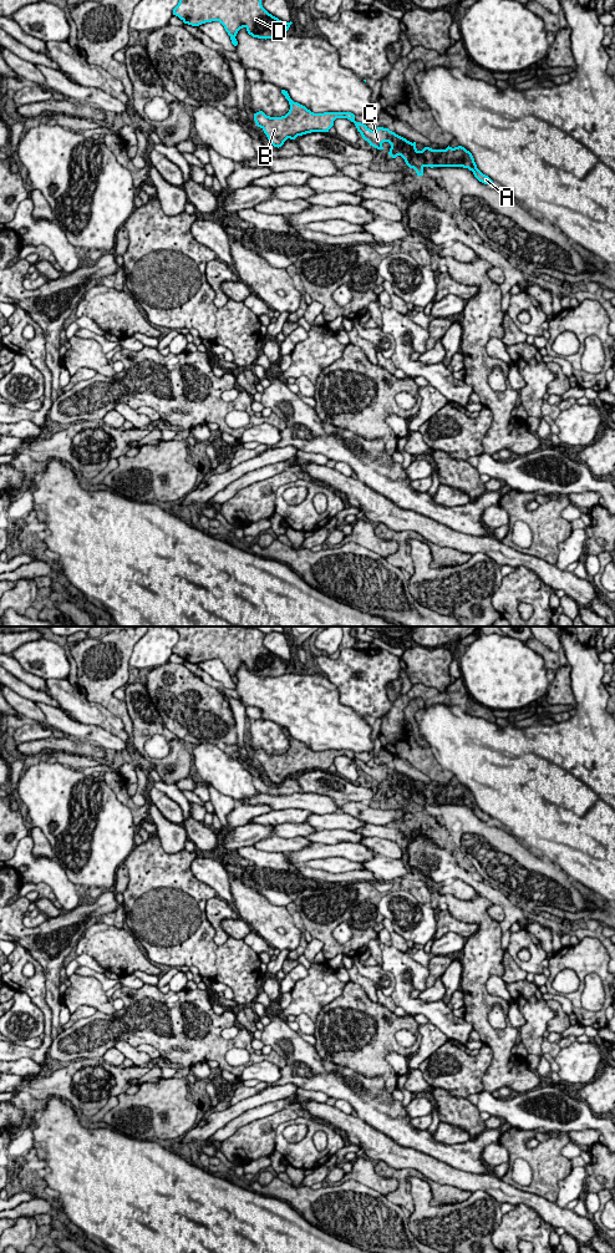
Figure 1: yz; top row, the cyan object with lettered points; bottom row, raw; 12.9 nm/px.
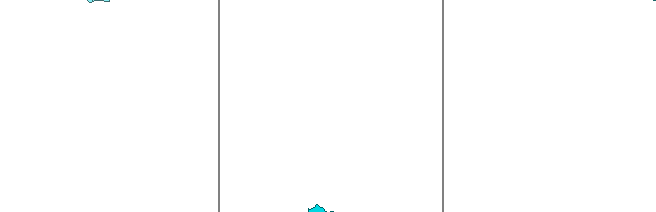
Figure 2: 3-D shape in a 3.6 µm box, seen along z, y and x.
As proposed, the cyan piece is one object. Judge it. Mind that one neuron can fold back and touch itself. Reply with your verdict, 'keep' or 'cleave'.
keep

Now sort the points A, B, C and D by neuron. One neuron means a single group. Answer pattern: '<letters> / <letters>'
A B C D

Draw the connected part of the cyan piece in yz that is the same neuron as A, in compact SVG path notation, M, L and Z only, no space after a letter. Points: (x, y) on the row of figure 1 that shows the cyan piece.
M281 90L281 93L290 105L290 110L285 116L270 117L263 111L254 113L256 126L264 131L274 147L281 147L288 138L295 139L298 136L311 132L329 132L336 118L347 118L355 123L357 131L370 146L383 149L382 143L388 142L391 144L388 154L392 158L401 156L406 164L416 171L418 177L423 176L425 167L463 167L472 171L479 182L494 186L493 181L477 168L472 153L462 146L454 148L448 146L446 149L425 147L418 151L416 142L412 143L388 128L377 127L376 131L372 131L366 125L356 122L355 115L351 112L314 113L305 106L294 102L288 91Z

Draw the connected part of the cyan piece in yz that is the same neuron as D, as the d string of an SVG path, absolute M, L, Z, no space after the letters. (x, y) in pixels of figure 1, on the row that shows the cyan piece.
M179 0L173 15L192 26L219 21L234 46L238 45L235 36L243 27L253 37L266 40L285 36L293 24L269 14L261 0Z

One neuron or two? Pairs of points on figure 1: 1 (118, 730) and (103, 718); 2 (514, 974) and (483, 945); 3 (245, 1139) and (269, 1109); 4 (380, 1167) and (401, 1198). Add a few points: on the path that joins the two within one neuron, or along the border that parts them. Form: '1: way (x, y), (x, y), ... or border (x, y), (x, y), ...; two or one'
1: way (115, 726), (107, 721); one
2: border (503, 952), (503, 974), (501, 977); two
3: border (290, 1106), (254, 1119), (237, 1131); two
4: way (390, 1172), (401, 1181), (401, 1188); one

